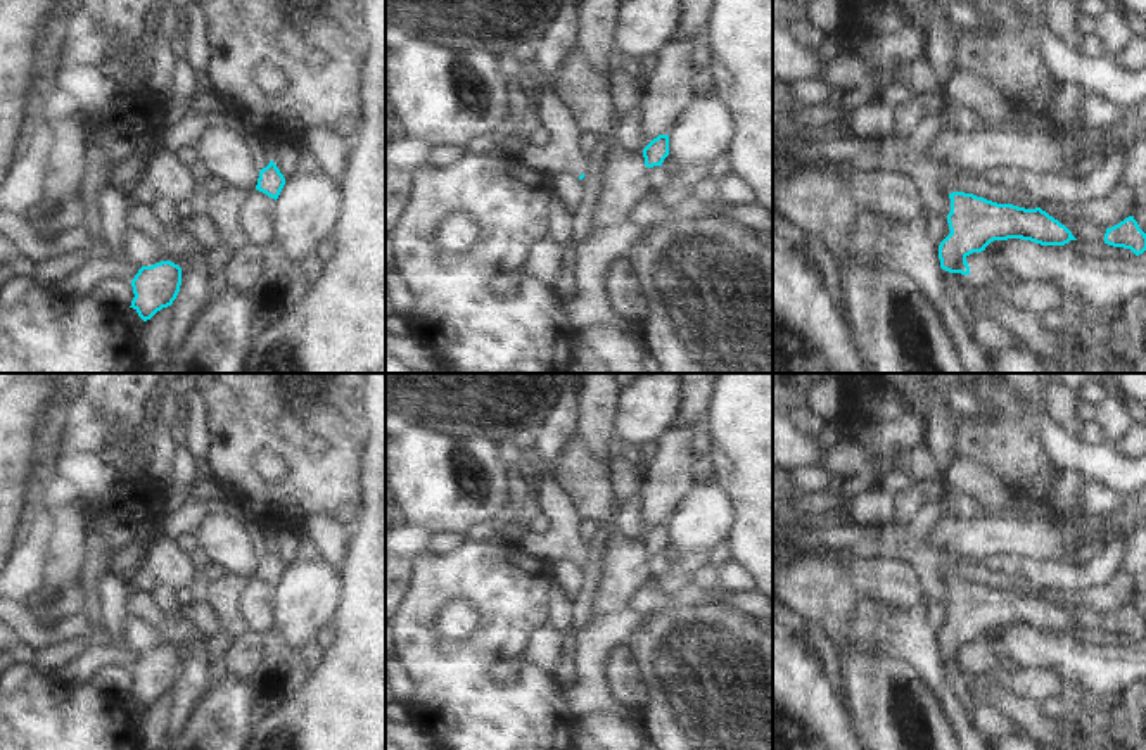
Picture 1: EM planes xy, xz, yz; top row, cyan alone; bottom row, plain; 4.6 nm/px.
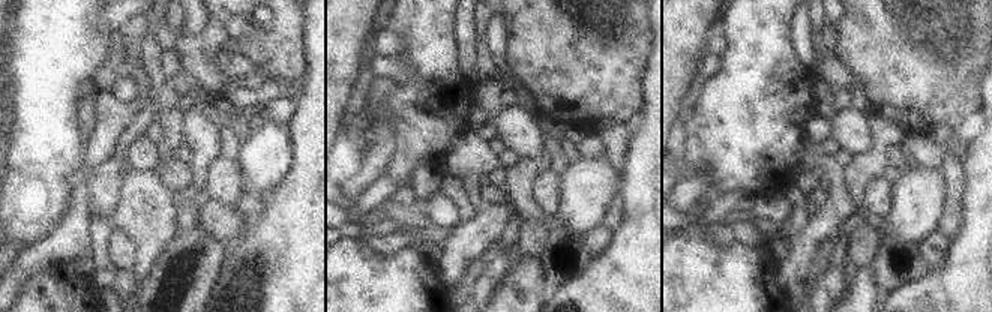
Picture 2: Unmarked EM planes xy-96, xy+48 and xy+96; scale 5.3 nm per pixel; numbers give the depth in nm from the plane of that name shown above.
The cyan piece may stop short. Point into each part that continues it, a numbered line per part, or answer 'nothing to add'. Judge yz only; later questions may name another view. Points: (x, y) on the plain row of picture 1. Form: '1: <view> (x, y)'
nothing to add

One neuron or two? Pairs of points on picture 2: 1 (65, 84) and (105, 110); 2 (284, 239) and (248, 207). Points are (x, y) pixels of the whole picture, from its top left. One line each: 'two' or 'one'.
1: two
2: two

